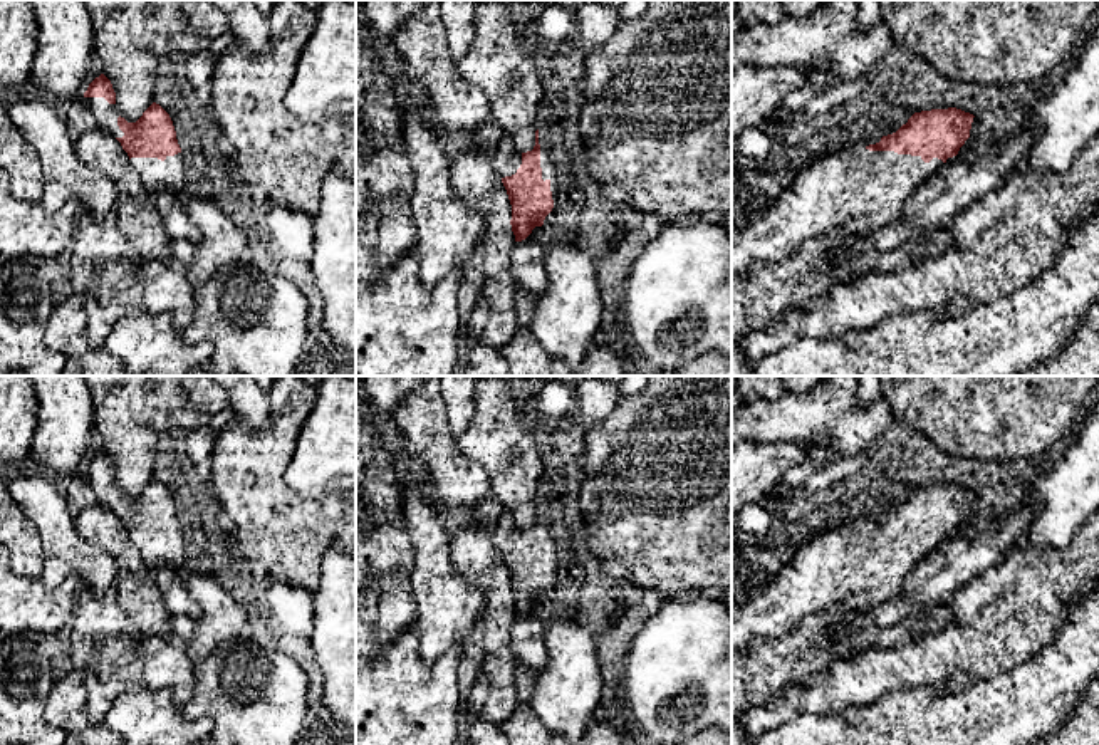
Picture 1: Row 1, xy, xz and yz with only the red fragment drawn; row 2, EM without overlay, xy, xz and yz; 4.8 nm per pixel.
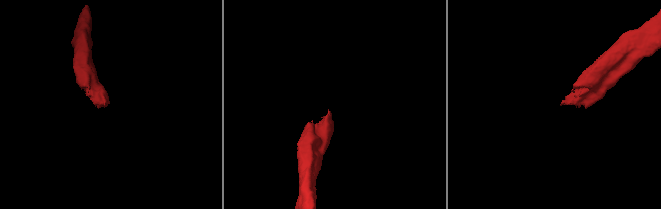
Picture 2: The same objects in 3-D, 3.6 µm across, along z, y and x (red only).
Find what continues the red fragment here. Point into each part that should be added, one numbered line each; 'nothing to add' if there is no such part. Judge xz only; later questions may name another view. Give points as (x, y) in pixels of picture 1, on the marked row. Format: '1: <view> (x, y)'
1: xz (547, 166)

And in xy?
1: xy (155, 175)

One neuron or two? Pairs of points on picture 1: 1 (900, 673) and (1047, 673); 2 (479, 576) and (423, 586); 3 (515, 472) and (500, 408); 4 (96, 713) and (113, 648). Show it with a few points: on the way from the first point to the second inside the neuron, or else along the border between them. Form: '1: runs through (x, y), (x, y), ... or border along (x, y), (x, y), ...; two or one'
1: border along (1034, 655), (990, 677), (970, 678), (960, 683); two
2: border along (450, 541), (450, 557), (455, 567), (484, 594); two
3: runs through (510, 457), (504, 443), (504, 423); one
4: runs through (99, 697), (109, 665); one

